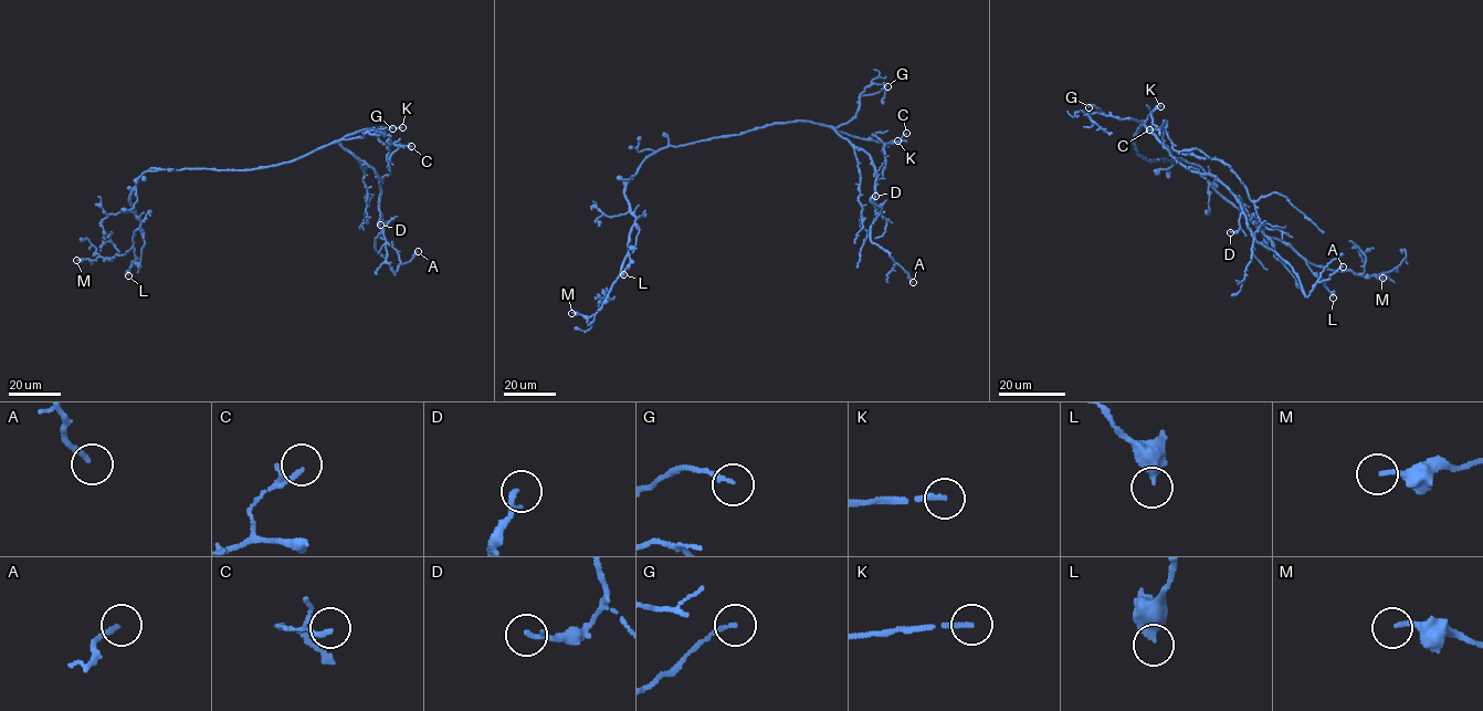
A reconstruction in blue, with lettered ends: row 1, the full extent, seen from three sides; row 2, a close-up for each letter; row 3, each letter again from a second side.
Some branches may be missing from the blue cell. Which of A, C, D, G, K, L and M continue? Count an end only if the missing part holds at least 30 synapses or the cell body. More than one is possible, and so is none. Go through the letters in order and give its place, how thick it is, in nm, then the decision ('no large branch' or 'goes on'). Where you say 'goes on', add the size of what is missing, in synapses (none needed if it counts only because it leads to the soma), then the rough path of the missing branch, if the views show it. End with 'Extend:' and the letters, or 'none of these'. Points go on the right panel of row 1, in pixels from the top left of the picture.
A: at (1343, 267); 180 nm thick; no large branch
C: at (1149, 129); 160 nm thick; no large branch
D: at (1230, 232); 180 nm thick; no large branch
G: at (1089, 107); 150 nm thick; no large branch
K: at (1160, 106); 200 nm thick; goes on; missing branch runs (1160, 106), (1101, 71), (1068, 71), (1055, 62), (1039, 56), (1034, 52), (1034, 39), (1031, 38)
L: at (1333, 298); 460 nm thick; no large branch
M: at (1382, 278); 190 nm thick; no large branch
Extend: K

